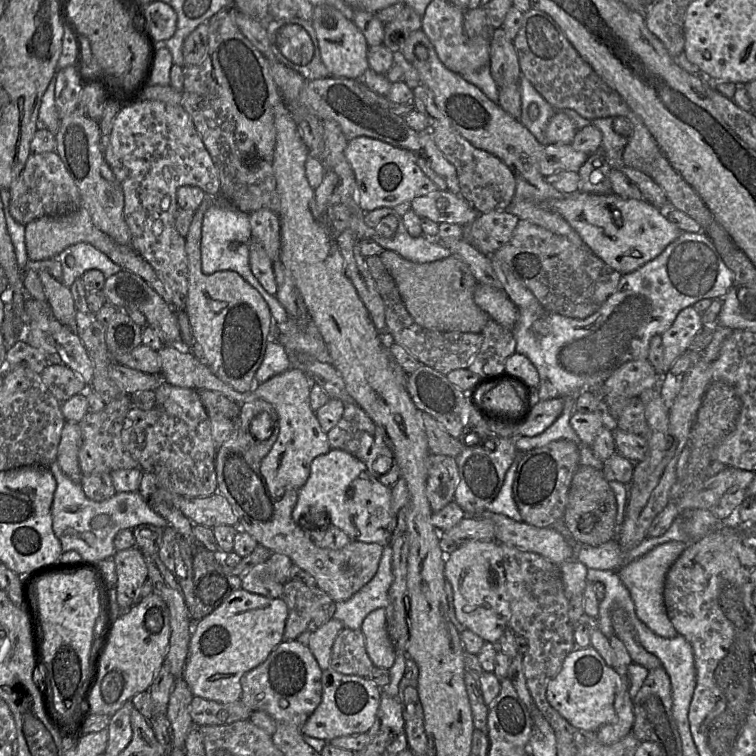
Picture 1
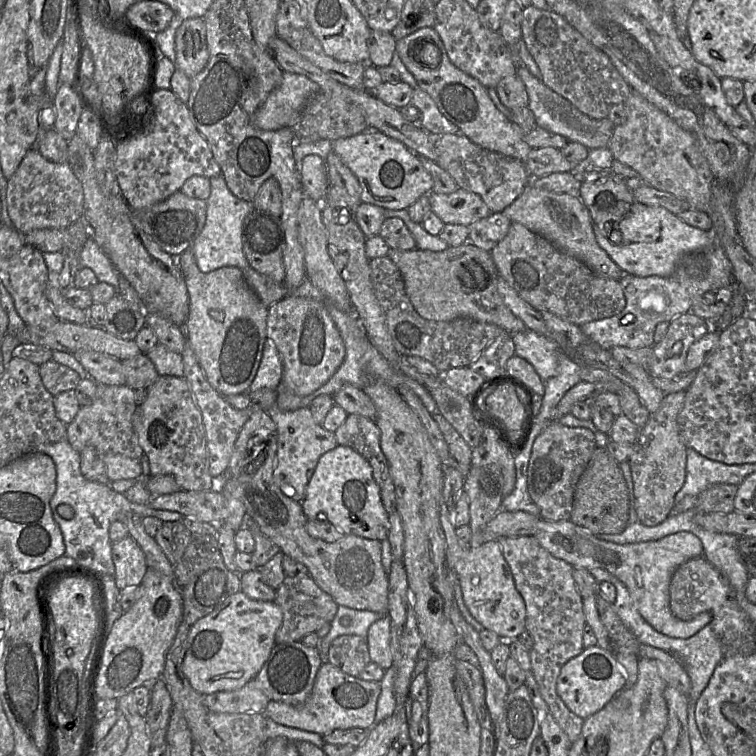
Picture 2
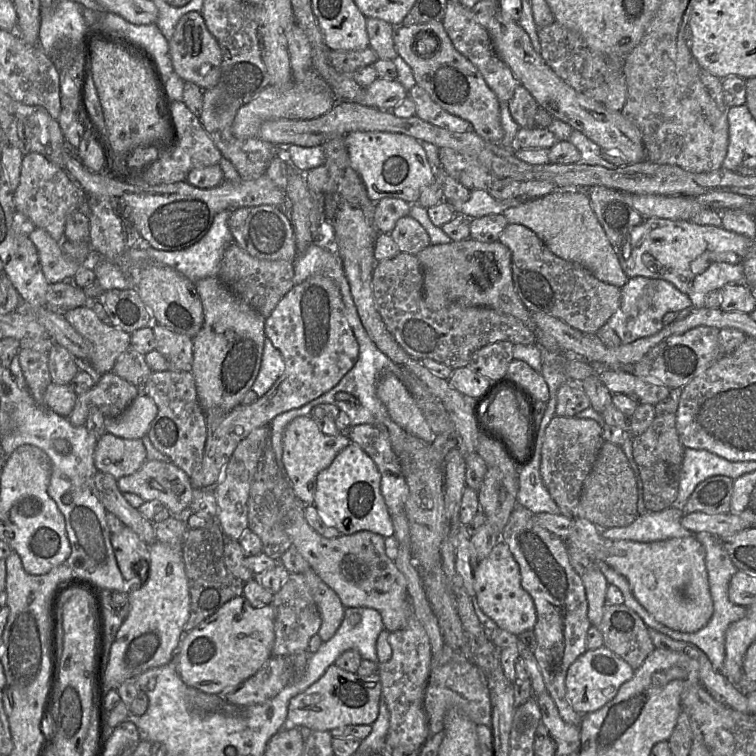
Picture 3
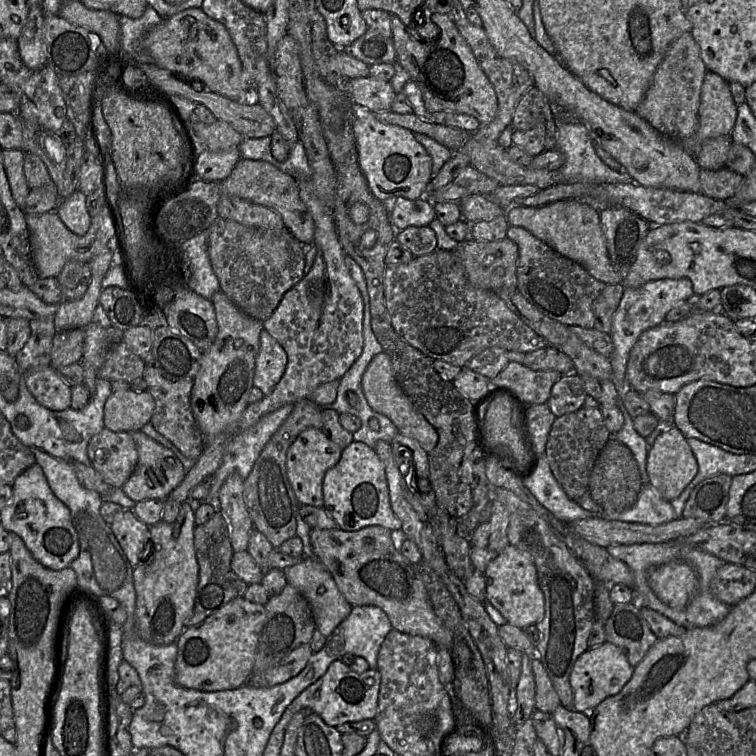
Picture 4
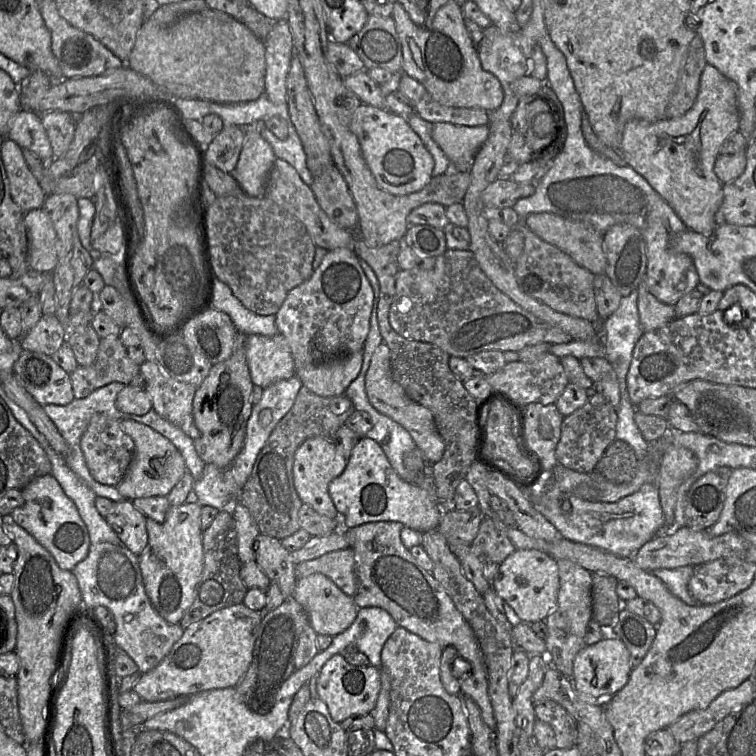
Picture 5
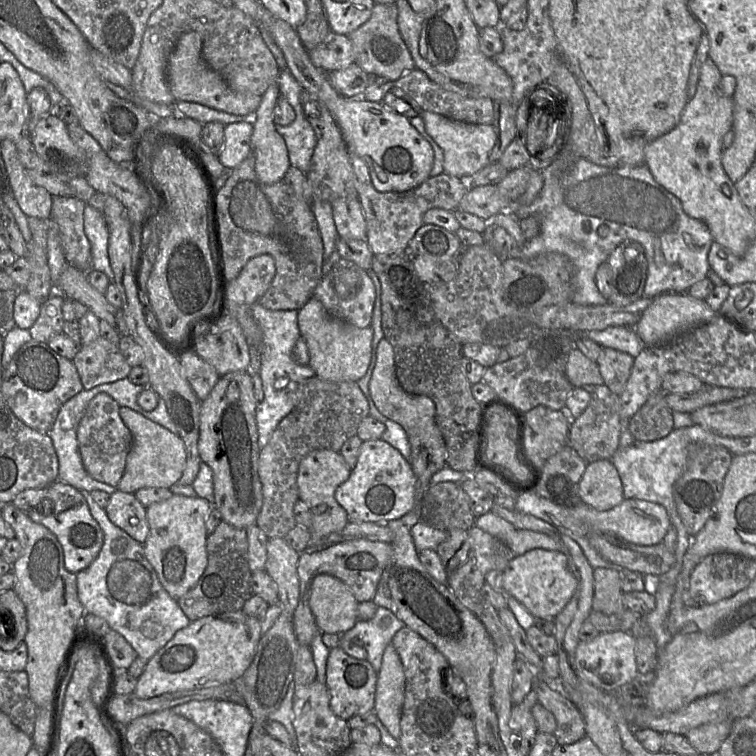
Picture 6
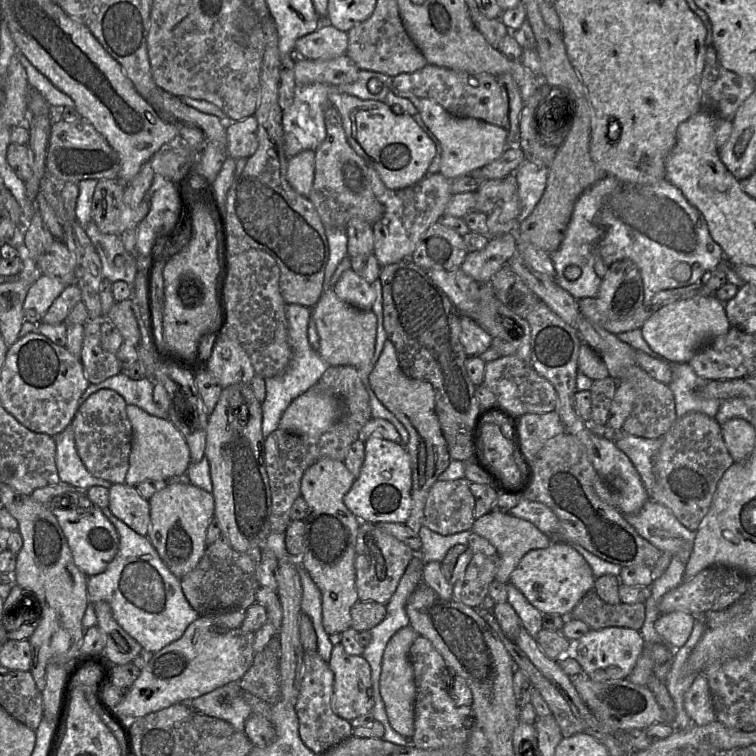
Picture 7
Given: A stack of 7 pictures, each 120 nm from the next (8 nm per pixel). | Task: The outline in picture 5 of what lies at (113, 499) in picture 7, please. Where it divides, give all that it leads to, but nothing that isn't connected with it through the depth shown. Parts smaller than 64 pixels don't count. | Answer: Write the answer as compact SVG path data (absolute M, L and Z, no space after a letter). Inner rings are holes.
M131 500L116 502L105 520L131 552L137 556L142 553L148 543L147 517Z

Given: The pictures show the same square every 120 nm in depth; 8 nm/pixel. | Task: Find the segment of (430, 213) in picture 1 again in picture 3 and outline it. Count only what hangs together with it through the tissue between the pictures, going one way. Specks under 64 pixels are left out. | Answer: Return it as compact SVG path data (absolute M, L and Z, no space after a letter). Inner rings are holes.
M471 190L470 197L460 205L452 205L456 214L464 215L470 219L488 214L502 214L511 207L520 205L525 199L532 198L511 198L498 200L483 190Z

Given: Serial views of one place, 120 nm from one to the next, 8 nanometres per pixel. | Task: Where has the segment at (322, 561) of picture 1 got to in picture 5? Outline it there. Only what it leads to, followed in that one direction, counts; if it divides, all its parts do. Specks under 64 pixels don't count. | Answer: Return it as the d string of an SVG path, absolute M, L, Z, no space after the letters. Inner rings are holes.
M380 521L345 529L350 542L350 548L354 552L355 573L357 579L357 591L352 599L359 608L382 608L391 615L398 627L402 627L422 639L437 644L442 648L452 646L458 652L458 657L460 657L461 653L462 658L469 664L469 668L463 671L461 667L458 667L457 675L460 677L460 695L470 697L477 704L485 724L492 730L496 731L496 720L488 696L487 670L478 640L470 625L456 609L454 603L443 587L430 572L426 571L417 563L410 551L403 545L400 539L400 533L403 528L404 525L400 522Z

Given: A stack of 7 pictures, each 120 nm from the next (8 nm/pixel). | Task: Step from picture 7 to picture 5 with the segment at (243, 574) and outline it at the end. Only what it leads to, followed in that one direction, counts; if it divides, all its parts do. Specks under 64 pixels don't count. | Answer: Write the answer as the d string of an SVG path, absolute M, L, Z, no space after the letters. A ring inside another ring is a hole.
M231 509L219 510L219 513L202 533L203 571L195 589L192 605L185 612L180 625L186 629L215 611L243 602L248 591L240 577L241 561L238 556L238 540Z

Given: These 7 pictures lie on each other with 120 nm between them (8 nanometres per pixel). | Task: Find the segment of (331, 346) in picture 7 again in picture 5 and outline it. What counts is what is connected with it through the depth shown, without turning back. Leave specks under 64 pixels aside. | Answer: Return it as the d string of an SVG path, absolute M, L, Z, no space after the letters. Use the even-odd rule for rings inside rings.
M363 350L311 363L298 369L296 375L304 387L322 397L344 394L350 383L357 378L363 363Z

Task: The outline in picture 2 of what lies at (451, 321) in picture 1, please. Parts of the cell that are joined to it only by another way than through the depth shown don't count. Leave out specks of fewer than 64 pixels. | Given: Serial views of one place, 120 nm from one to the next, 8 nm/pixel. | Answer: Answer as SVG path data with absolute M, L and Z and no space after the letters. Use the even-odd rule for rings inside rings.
M467 241L443 251L390 249L387 256L399 268L406 294L424 319L449 321L461 317L471 318L495 324L510 335L527 329L525 323L506 306L497 290L500 275L491 252Z

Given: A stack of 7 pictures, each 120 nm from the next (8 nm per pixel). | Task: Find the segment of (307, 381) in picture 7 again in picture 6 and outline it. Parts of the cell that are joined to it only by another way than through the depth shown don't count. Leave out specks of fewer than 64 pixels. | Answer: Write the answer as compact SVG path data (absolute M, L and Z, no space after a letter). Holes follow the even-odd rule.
M255 303L251 306L254 319L260 326L263 337L259 346L260 370L264 398L256 407L258 446L261 450L268 442L280 421L298 404L303 390L303 381L315 376L309 365L300 365L293 359L293 348L300 338L297 310L270 310Z

